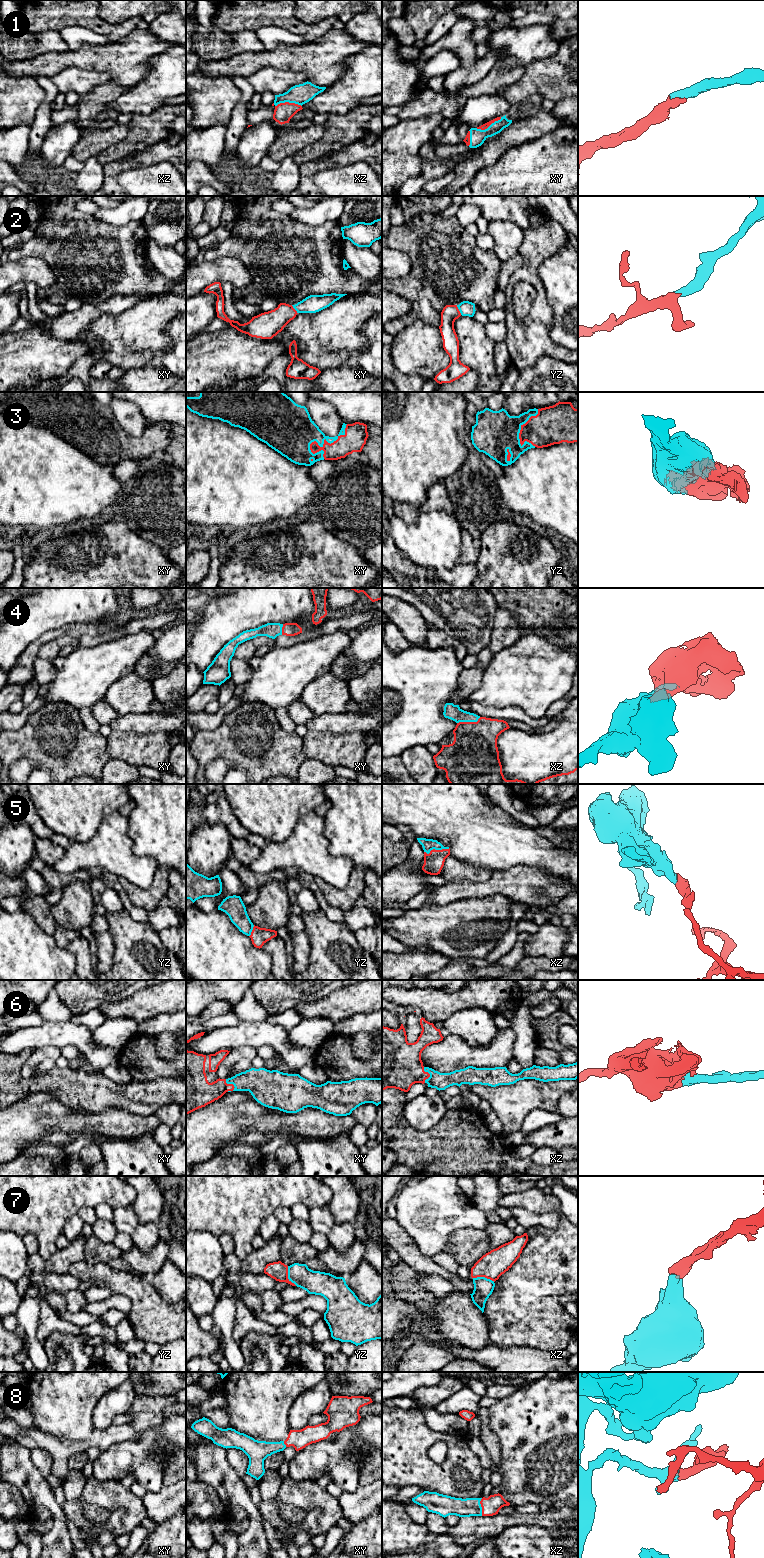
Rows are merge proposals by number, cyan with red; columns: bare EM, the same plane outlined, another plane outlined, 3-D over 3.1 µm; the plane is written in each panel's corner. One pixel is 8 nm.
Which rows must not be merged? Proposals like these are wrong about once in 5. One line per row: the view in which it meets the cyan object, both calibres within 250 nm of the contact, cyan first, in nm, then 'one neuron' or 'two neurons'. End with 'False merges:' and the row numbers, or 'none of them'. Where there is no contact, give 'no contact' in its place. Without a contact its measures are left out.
1: meets cyan in xz; 160 nm thick on the cyan side, 150 nm on the other; one neuron
2: meets cyan in yz; 120 nm thick on the cyan side, 140 nm on the other; one neuron
3: meets cyan in xy; 280 nm thick on the cyan side, 180 nm on the other; one neuron
4: meets cyan in xz; 120 nm thick on the cyan side, 380 nm on the other; one neuron
5: meets cyan in xz; 100 nm thick on the cyan side, 160 nm on the other; one neuron
6: meets cyan in xz; 140 nm thick on the cyan side, 360 nm on the other; one neuron
7: meets cyan in yz; 190 nm thick on the cyan side, 140 nm on the other; one neuron
8: meets cyan in xz; 150 nm thick on the cyan side, 140 nm on the other; one neuron
False merges: none of them

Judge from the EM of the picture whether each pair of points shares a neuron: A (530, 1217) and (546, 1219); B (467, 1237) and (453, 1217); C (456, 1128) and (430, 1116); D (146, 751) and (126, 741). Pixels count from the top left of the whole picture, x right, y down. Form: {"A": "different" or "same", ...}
{"A": "same", "B": "different", "C": "different", "D": "same"}

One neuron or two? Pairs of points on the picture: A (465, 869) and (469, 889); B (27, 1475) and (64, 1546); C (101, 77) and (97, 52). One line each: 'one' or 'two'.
A: two
B: one
C: two

